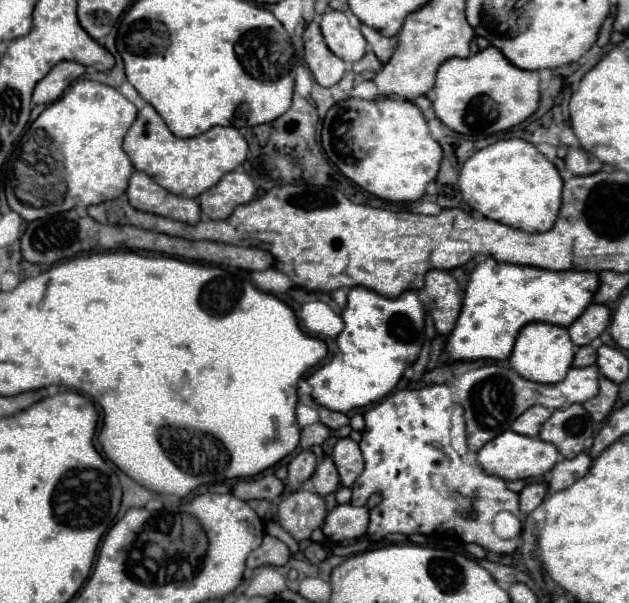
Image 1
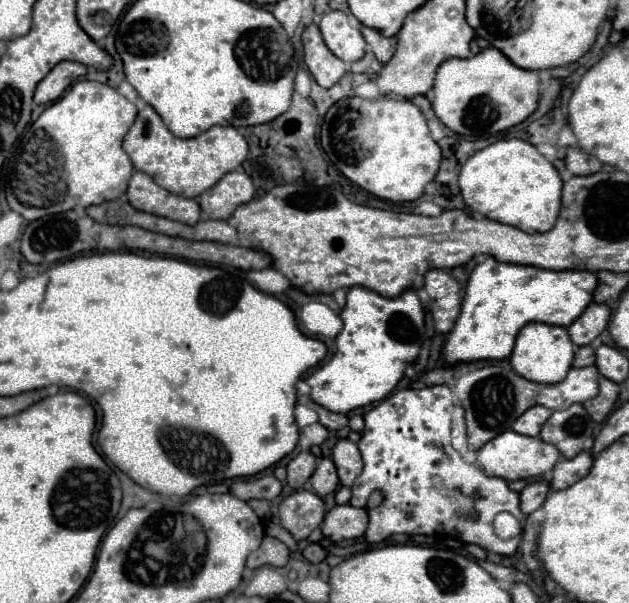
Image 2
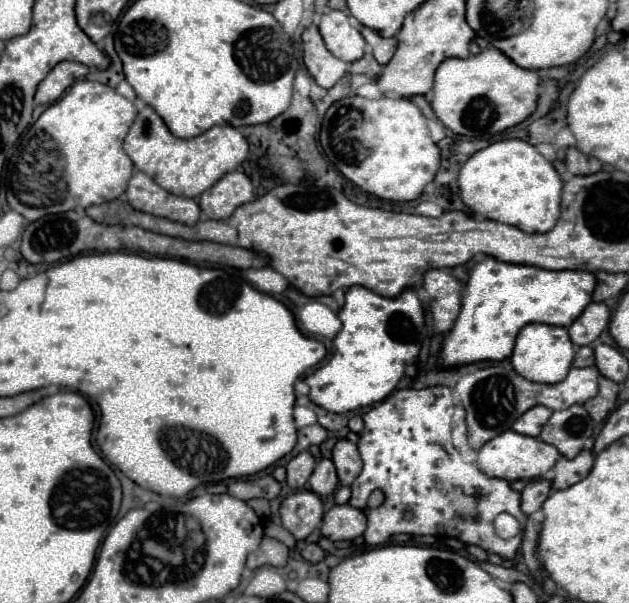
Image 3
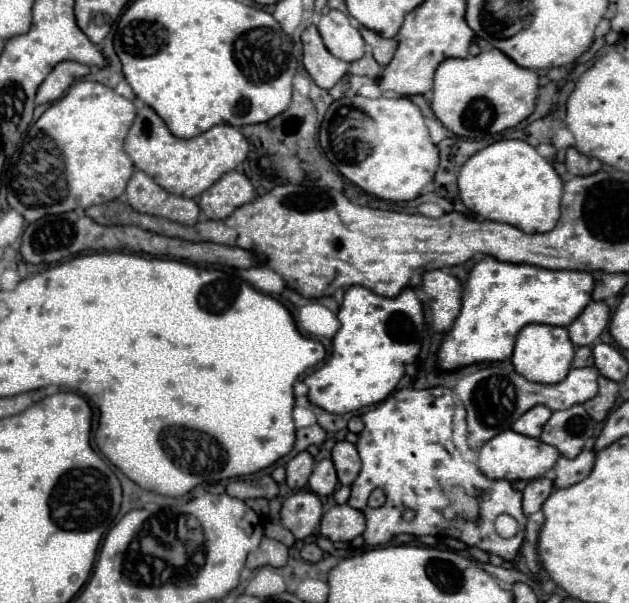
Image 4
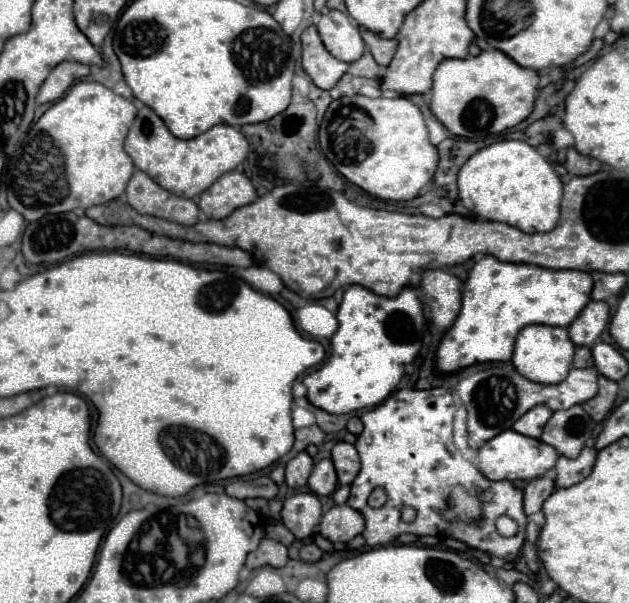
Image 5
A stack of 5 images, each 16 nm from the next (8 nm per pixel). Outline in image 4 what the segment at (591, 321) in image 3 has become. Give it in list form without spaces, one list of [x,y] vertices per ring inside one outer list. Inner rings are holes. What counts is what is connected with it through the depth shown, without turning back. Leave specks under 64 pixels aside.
[[[590,302],[580,316],[568,326],[570,338],[576,346],[592,346],[594,340],[602,334],[610,320],[610,308],[606,302]]]

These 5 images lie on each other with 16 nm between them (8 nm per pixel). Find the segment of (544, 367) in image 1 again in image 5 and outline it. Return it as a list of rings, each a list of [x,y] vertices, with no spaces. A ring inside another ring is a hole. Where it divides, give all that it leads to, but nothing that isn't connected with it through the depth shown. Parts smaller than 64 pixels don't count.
[[[530,324],[526,328],[522,328],[516,336],[516,348],[514,348],[514,356],[512,362],[516,366],[516,370],[532,380],[532,382],[540,382],[540,384],[558,384],[560,380],[566,380],[570,368],[572,368],[572,356],[574,356],[574,342],[568,336],[566,328],[558,328],[558,326],[544,326],[544,324]]]

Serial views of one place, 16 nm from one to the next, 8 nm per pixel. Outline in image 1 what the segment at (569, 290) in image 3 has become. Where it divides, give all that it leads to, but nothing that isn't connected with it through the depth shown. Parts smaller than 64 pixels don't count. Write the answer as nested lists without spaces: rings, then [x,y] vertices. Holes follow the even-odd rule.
[[[486,258],[470,274],[462,312],[446,340],[448,360],[506,360],[512,354],[514,340],[522,326],[530,322],[546,322],[568,328],[568,324],[572,324],[572,320],[576,320],[576,316],[580,316],[592,302],[596,284],[598,276],[594,272],[552,272]]]

